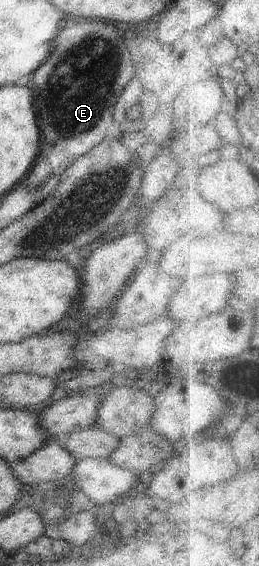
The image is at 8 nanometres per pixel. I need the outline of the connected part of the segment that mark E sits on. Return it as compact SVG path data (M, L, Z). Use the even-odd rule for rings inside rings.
M78 22L78 24L62 28L55 36L50 56L31 74L33 104L41 140L35 163L19 182L29 187L42 186L52 174L62 175L79 156L90 152L109 136L110 132L116 128L113 122L113 110L117 98L135 76L132 55L124 44L124 34L122 30L114 26L114 23Z

